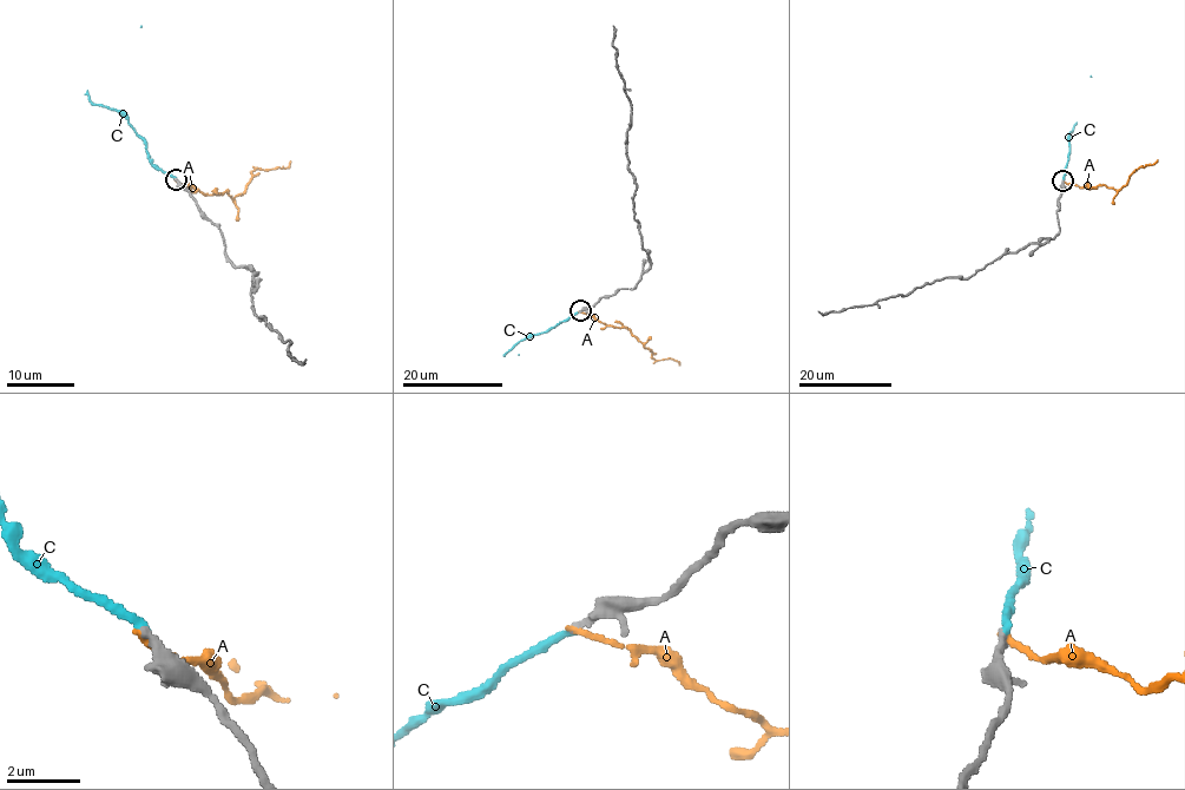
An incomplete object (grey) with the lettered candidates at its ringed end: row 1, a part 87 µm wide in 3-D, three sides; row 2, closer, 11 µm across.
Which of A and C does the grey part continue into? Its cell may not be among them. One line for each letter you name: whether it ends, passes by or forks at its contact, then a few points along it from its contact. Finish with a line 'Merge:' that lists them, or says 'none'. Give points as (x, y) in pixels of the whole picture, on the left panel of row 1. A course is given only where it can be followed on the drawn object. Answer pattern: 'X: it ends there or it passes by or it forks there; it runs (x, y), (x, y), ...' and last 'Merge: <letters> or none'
C: it ends there
Merge: C

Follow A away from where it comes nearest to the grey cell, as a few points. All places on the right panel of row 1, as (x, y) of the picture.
A: (1062, 180), (1080, 188), (1105, 185), (1118, 190), (1127, 183), (1128, 176), (1157, 159)

